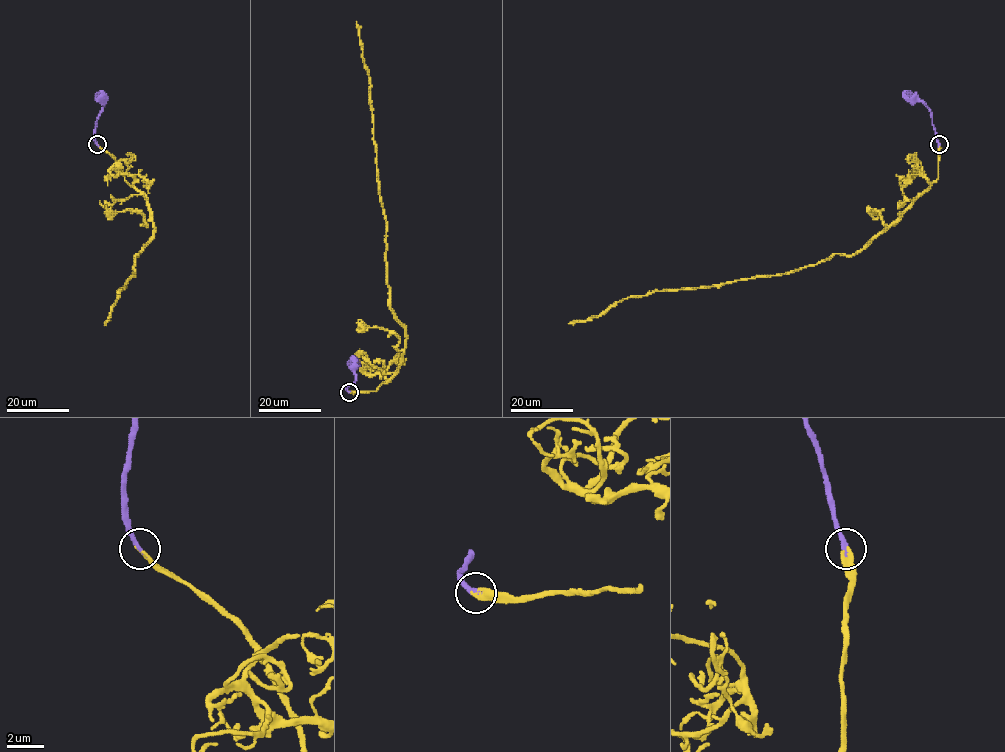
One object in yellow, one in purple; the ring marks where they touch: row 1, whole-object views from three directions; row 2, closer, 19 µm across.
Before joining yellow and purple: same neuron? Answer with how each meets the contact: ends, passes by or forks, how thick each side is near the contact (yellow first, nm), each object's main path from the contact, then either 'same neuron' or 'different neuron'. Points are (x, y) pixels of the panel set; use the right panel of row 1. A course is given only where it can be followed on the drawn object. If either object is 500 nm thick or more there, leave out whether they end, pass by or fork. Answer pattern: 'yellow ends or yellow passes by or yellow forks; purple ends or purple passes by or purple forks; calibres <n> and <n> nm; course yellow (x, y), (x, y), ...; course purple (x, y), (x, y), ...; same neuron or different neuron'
yellow ends; purple ends; calibres 280 and 240 nm; course yellow (938, 144), (938, 179), (851, 255), (834, 254), (787, 273), (654, 290), (615, 302), (601, 314), (569, 323); course purple (938, 144), (929, 109), (910, 95); same neuron

